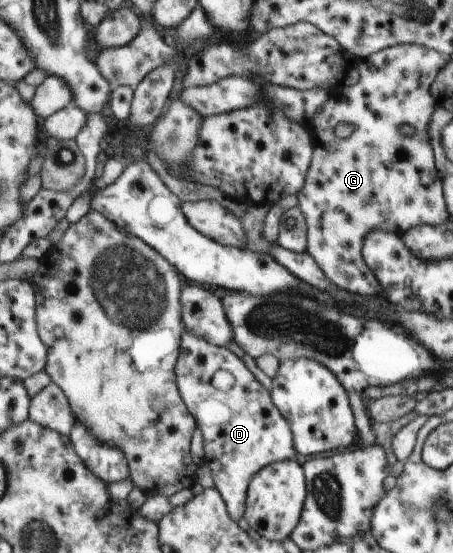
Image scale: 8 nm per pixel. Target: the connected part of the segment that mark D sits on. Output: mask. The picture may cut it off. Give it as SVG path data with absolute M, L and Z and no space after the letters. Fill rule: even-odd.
M189 331L183 332L175 376L179 392L203 434L204 464L212 470L214 487L226 501L228 515L237 522L245 517L247 488L261 468L284 460L300 460L293 446L291 426L279 412L270 391L227 347L211 344ZM218 370L233 374L235 383L230 389L219 390L211 383Z

